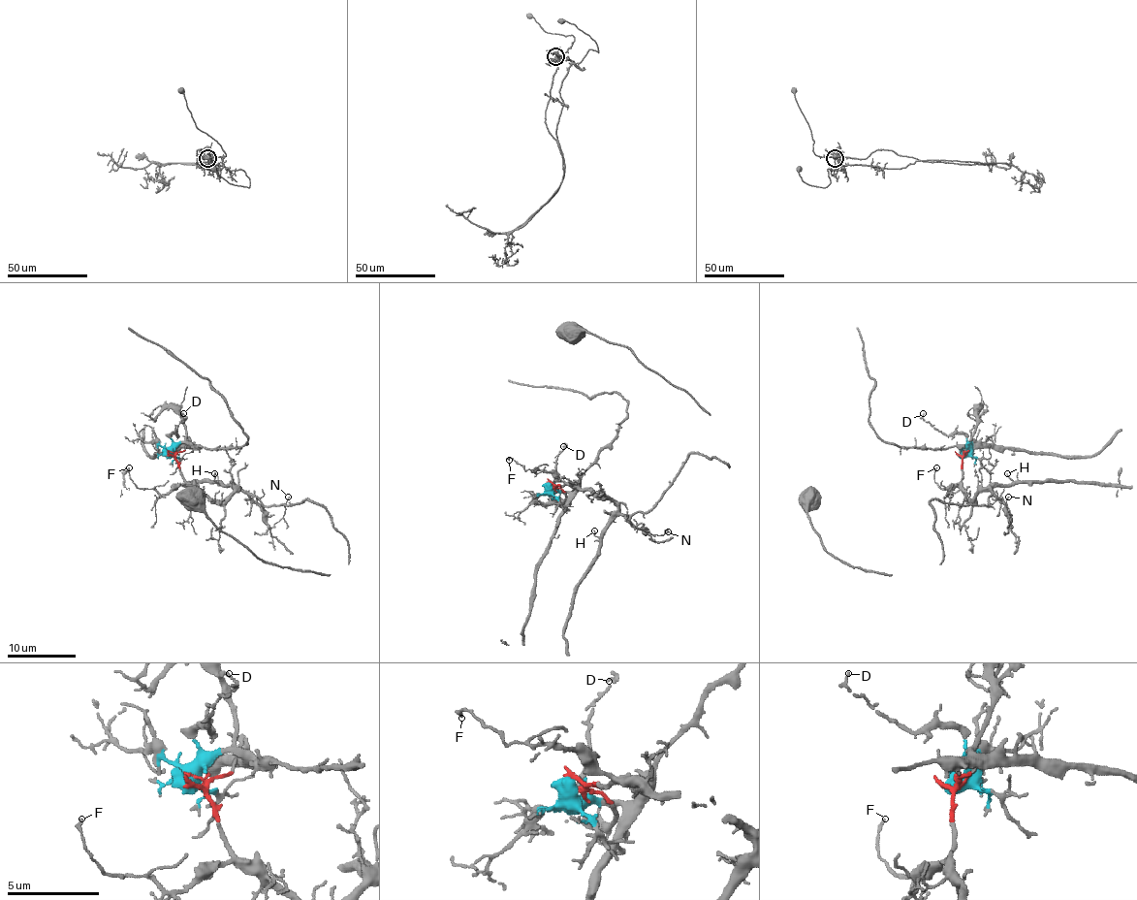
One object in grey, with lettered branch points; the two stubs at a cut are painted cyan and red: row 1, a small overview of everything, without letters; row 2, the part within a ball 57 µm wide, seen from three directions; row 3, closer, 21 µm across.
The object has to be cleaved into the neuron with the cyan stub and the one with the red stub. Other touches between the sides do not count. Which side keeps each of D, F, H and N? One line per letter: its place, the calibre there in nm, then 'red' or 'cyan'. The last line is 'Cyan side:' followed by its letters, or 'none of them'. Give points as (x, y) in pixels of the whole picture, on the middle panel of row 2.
D: (563, 446) | 170 nm | cyan
F: (509, 460) | 160 nm | red
H: (594, 530) | 110 nm | red
N: (668, 531) | 90 nm | red
Cyan side: D

